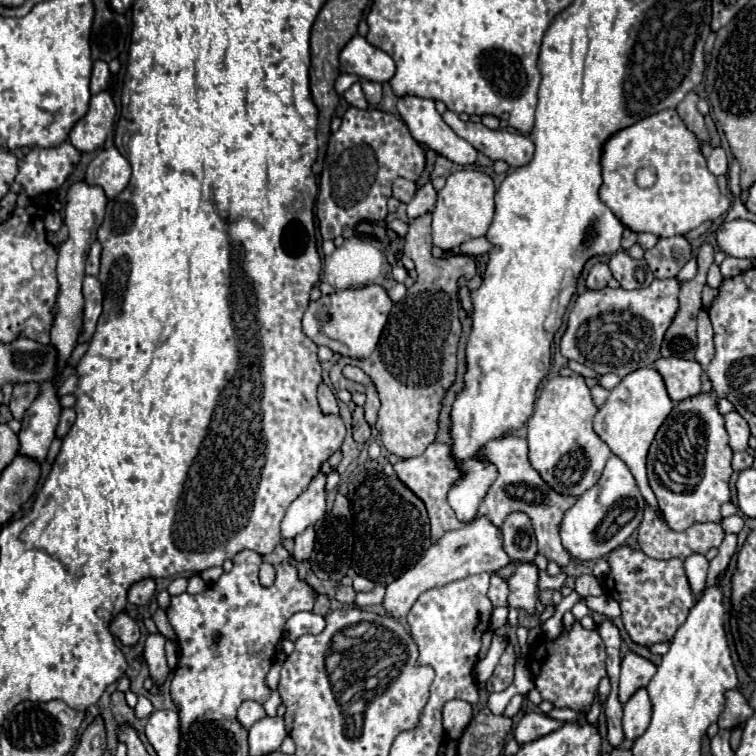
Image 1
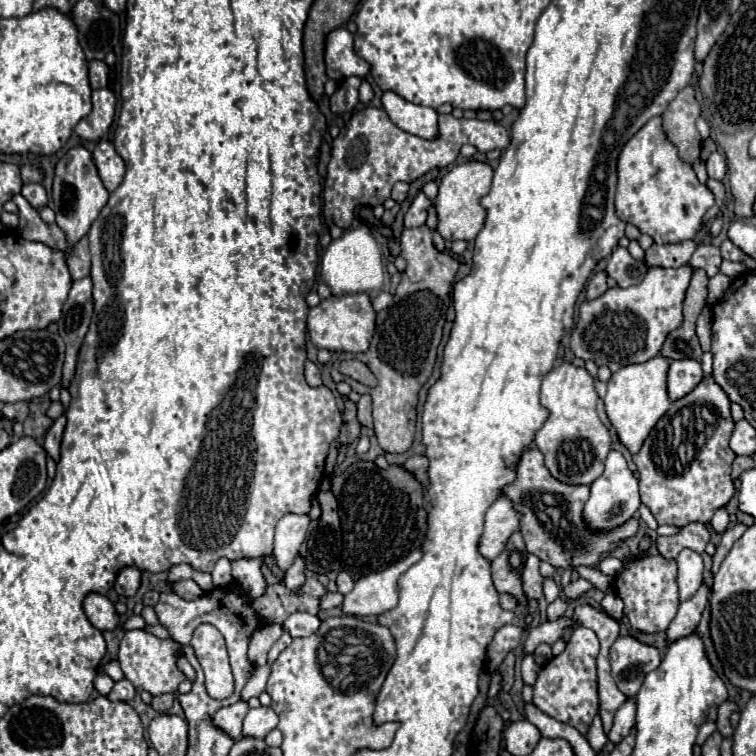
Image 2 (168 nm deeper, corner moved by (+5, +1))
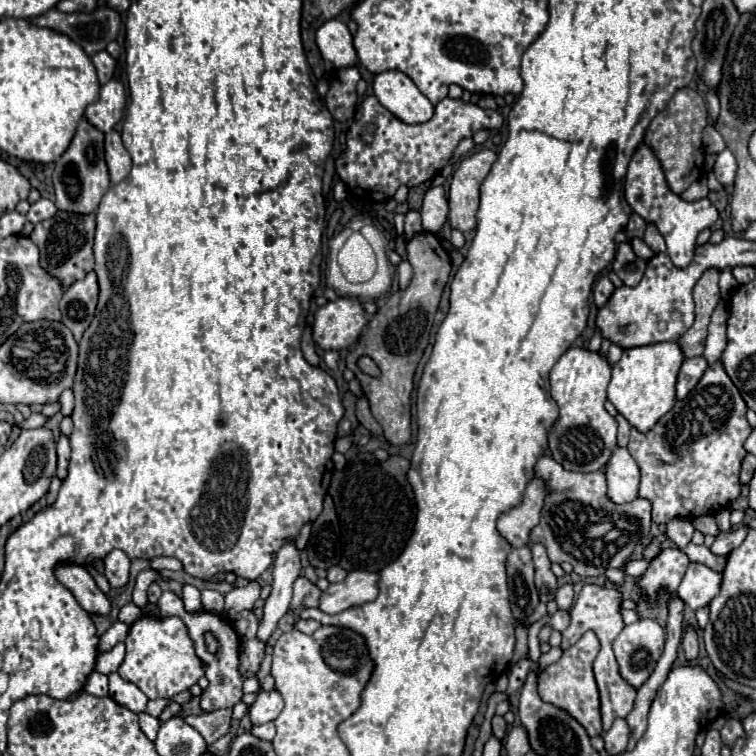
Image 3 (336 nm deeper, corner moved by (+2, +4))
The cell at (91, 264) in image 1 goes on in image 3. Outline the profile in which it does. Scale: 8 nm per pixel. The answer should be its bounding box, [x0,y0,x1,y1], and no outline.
[30,211,96,289]

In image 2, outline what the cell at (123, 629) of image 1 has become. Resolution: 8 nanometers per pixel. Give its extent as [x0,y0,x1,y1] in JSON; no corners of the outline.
[85,594,121,632]

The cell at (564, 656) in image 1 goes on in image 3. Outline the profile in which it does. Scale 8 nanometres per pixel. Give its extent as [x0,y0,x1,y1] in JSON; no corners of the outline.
[538,631,602,737]

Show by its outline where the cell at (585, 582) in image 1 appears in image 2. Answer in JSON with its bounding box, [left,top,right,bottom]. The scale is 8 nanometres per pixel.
[563,578,595,598]

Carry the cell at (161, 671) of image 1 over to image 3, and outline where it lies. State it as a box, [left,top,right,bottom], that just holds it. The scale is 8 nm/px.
[118,615,204,699]

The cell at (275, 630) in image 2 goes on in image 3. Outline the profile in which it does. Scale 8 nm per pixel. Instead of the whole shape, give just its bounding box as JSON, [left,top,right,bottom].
[238,637,264,679]

